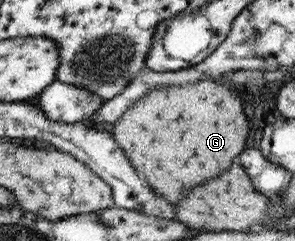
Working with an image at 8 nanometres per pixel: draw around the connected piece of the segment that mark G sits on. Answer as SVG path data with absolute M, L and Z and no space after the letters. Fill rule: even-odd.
M201 78L196 82L190 84L170 84L165 86L157 86L152 91L148 91L144 97L138 99L136 103L132 103L120 118L109 127L110 135L115 140L115 143L123 151L125 156L129 159L137 175L142 179L147 180L152 192L155 192L158 196L161 196L166 202L174 205L179 200L182 200L188 192L190 192L195 186L198 186L201 182L208 180L209 178L215 178L221 172L224 172L240 154L240 151L245 147L247 138L247 132L249 131L249 122L244 114L242 105L240 103L240 96L238 90L234 90L228 86L222 86L216 80L210 80Z

